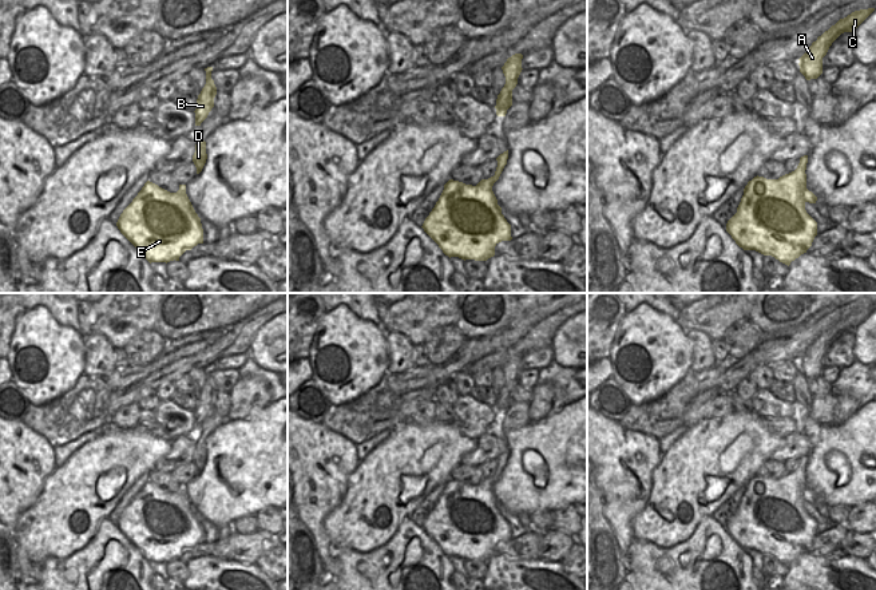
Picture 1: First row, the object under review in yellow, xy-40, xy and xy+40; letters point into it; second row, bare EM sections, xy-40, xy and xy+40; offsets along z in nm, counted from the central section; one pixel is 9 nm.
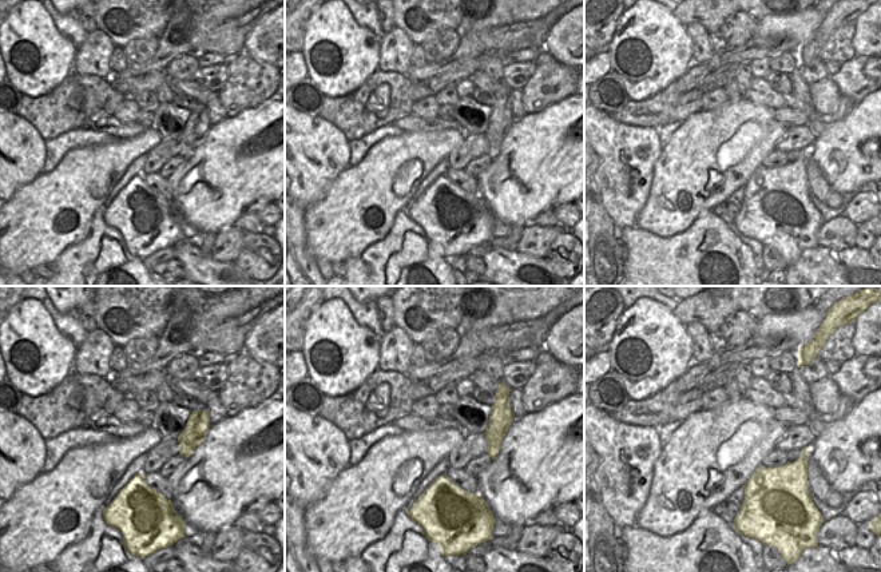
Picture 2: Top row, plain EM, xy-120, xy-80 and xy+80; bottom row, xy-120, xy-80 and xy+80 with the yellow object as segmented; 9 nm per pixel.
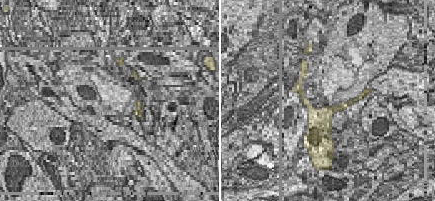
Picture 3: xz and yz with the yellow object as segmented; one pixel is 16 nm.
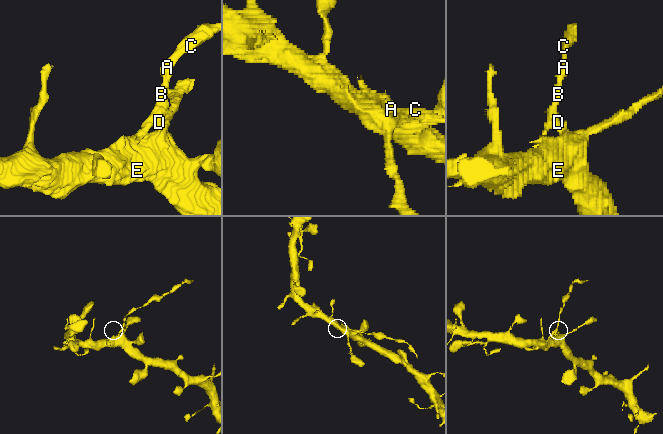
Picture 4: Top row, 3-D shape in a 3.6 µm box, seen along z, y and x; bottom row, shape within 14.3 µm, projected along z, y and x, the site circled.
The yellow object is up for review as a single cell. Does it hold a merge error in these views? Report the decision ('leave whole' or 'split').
split

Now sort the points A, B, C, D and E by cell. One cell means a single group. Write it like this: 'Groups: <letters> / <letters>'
Groups: A B C D / E

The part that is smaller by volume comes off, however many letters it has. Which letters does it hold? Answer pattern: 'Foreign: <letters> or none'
Foreign: A, B, C, D

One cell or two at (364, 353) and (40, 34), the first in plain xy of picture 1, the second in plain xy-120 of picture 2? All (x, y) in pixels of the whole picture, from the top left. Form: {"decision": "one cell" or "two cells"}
{"decision": "one cell"}

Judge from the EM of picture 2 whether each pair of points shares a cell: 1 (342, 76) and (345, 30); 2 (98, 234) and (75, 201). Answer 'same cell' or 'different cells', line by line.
1: same cell
2: different cells

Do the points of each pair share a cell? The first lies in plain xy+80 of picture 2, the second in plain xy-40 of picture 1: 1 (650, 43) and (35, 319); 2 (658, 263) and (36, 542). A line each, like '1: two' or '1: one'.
1: one
2: two

